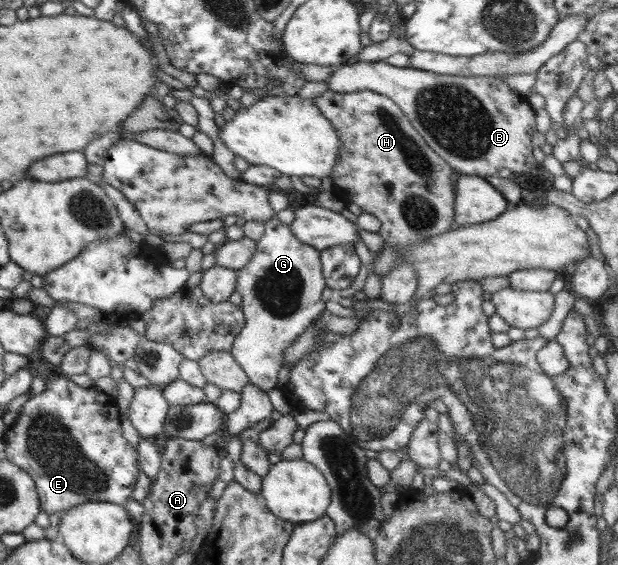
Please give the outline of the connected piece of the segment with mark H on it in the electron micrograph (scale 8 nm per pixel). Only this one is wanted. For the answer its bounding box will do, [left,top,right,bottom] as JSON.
[314,90,455,303]

